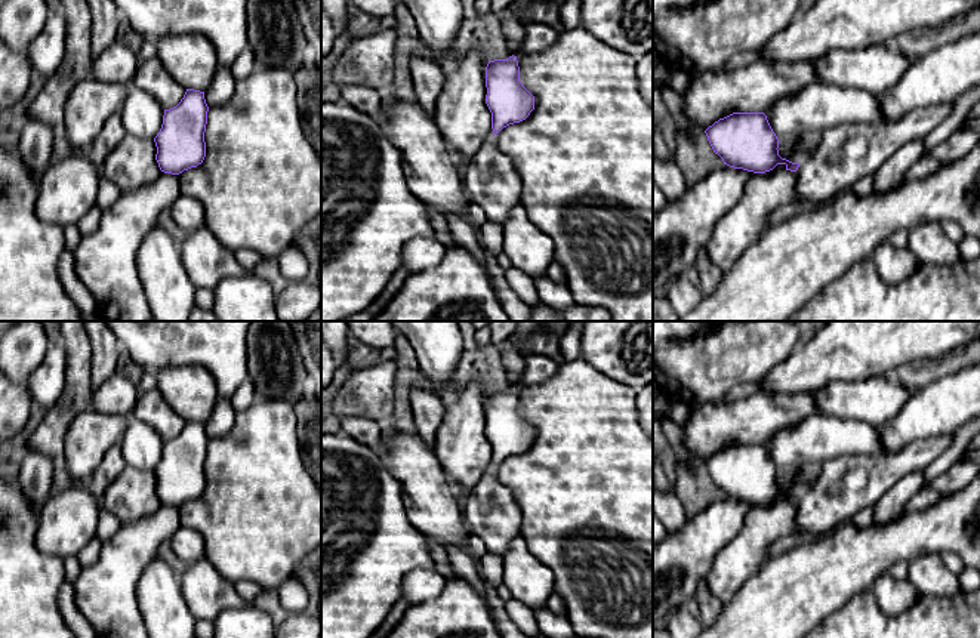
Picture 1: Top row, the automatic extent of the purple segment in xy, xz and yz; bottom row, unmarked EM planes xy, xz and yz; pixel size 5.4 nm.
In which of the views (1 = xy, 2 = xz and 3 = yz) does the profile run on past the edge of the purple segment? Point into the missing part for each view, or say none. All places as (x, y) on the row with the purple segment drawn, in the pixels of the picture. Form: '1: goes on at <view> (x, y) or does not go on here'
1: does not go on here
2: does not go on here
3: does not go on here

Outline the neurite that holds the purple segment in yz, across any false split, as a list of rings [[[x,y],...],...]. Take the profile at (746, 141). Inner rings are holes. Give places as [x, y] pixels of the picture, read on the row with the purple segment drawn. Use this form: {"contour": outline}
{"contour": [[[733,113],[705,130],[724,164],[754,173],[765,173],[777,164],[796,172],[799,163],[779,155],[779,139],[764,113]]]}

